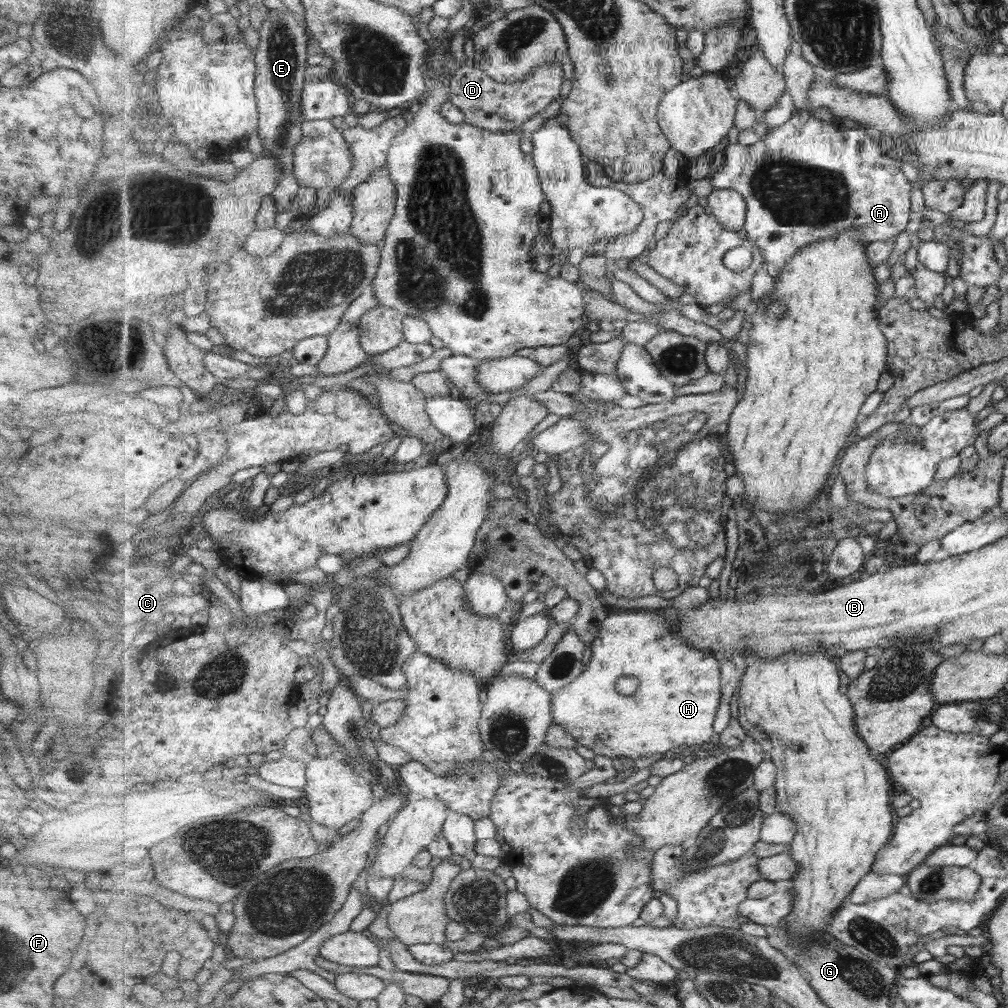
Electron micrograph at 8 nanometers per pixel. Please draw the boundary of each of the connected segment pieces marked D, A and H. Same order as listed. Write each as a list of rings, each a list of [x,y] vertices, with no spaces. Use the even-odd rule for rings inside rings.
[[[464,57],[463,65],[458,70],[453,70],[451,76],[450,101],[463,111],[465,121],[491,132],[505,133],[516,130],[561,96],[563,61],[541,65],[532,76],[528,76],[528,80],[497,85],[491,76],[477,66],[476,57],[472,60]]]
[[[807,109],[796,110],[787,124],[770,129],[764,140],[749,146],[731,144],[724,151],[725,160],[719,168],[713,166],[710,182],[715,189],[733,189],[745,196],[748,201],[746,236],[765,252],[764,268],[773,278],[781,275],[789,259],[805,245],[851,227],[861,231],[861,239],[867,244],[887,241],[905,232],[909,224],[913,186],[901,170],[902,161],[885,156],[879,139],[871,138],[865,128],[841,129],[833,122],[818,119]]]
[[[625,609],[625,611],[621,610],[619,613],[615,612],[615,614],[607,616],[603,621],[599,636],[591,644],[591,659],[584,665],[583,672],[569,686],[565,686],[565,688],[552,693],[554,722],[565,727],[567,732],[573,735],[573,738],[579,744],[590,748],[595,754],[607,756],[611,760],[615,757],[625,756],[635,761],[639,760],[639,758],[651,758],[655,754],[664,755],[665,752],[669,752],[671,748],[676,746],[686,750],[707,747],[709,738],[713,736],[713,732],[716,732],[716,730],[713,730],[713,722],[715,722],[715,716],[719,714],[720,703],[722,702],[722,684],[724,682],[720,659],[713,655],[711,651],[698,649],[689,644],[689,641],[681,637],[677,627],[671,625],[671,621],[665,617],[665,614],[663,610]],[[623,676],[639,680],[639,687],[637,687],[637,691],[631,696],[625,696],[617,691],[617,680],[623,678]]]

